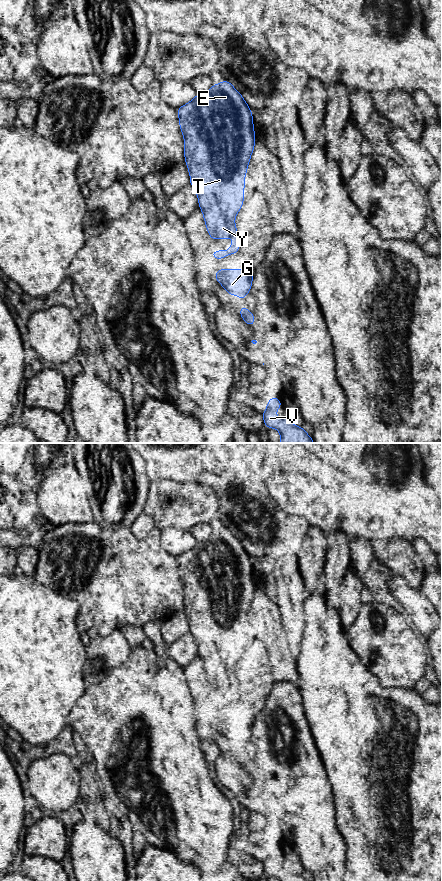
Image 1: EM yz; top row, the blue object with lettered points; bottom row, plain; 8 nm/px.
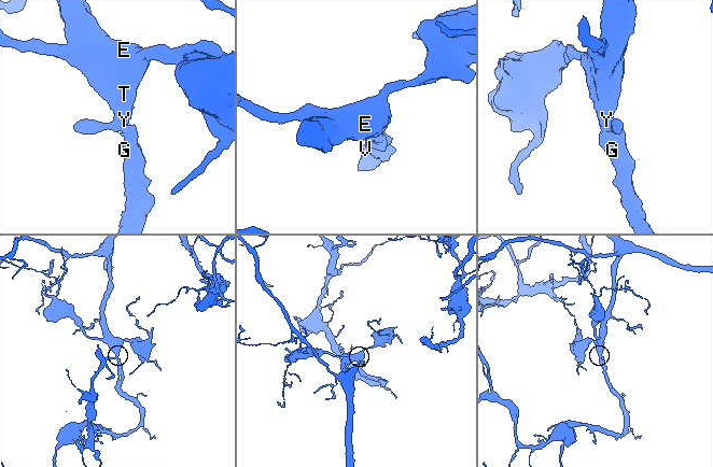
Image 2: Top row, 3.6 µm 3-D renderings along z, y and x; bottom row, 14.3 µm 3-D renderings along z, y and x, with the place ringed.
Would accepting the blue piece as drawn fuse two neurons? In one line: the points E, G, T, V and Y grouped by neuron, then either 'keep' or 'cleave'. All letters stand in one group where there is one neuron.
E G T V Y | keep

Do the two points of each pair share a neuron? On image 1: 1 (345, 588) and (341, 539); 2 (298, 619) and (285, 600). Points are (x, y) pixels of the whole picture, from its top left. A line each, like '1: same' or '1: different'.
1: same
2: same

